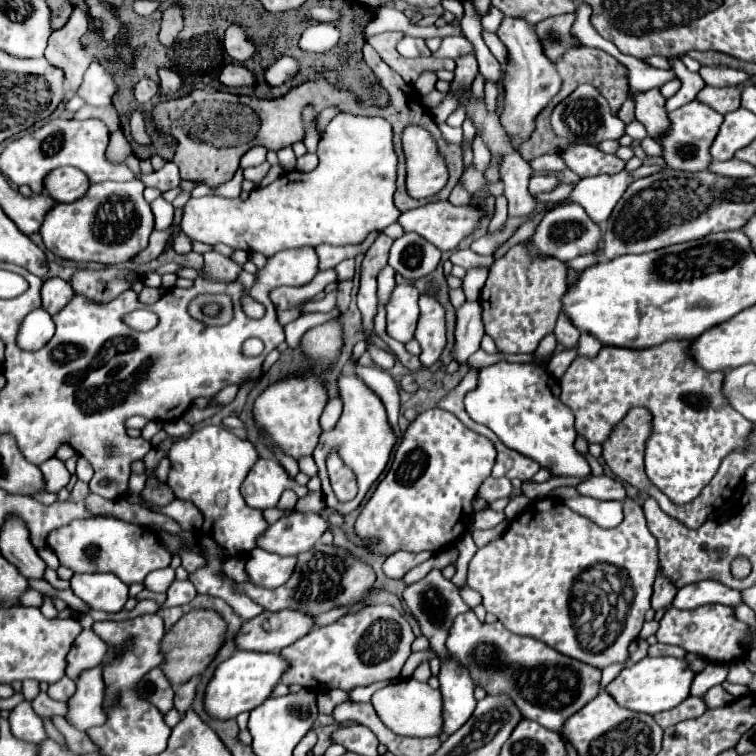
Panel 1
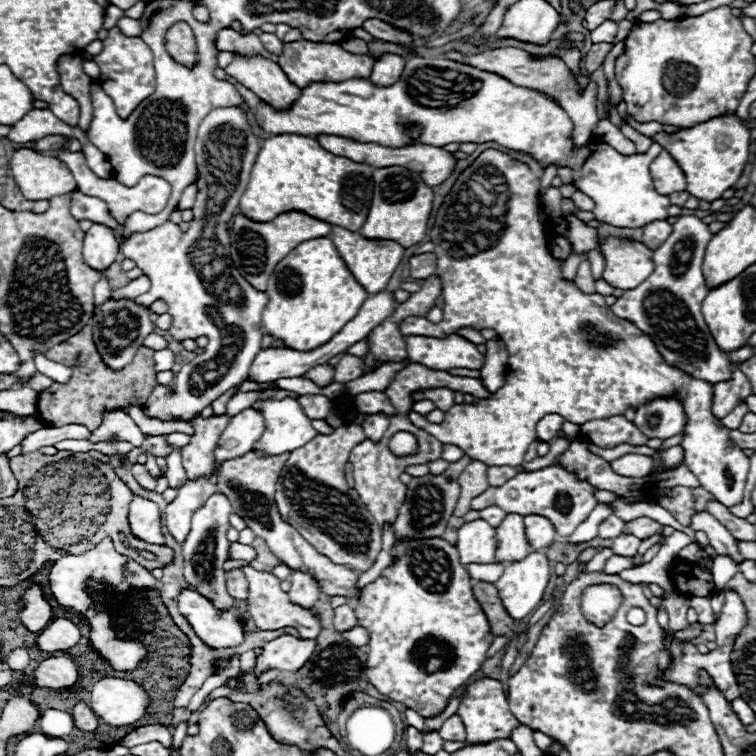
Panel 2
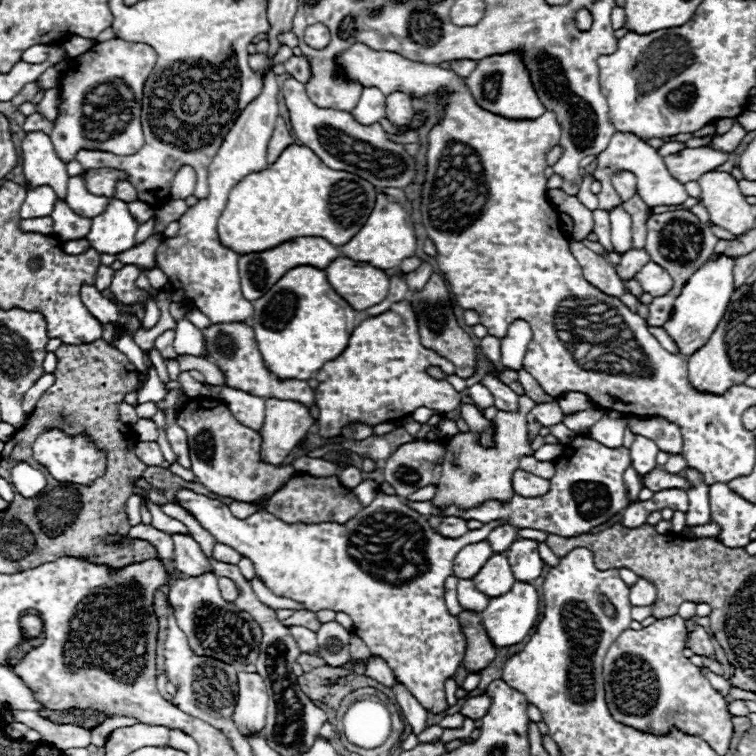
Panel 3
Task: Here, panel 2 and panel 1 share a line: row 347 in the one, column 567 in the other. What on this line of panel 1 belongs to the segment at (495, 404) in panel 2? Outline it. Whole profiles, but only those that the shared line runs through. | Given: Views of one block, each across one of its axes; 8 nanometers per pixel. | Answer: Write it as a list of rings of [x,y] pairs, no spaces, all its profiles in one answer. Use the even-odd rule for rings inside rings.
[[[550,498],[536,500],[516,520],[510,522],[508,530],[500,538],[496,538],[492,542],[488,542],[486,546],[478,548],[478,552],[474,554],[474,558],[468,564],[468,580],[466,580],[468,586],[474,588],[476,592],[480,592],[482,604],[484,604],[486,612],[494,614],[510,632],[516,632],[520,636],[538,638],[538,640],[546,642],[548,646],[552,646],[554,650],[558,650],[558,652],[562,652],[562,654],[566,654],[570,658],[588,662],[592,666],[600,668],[600,670],[606,668],[612,662],[624,662],[624,660],[628,660],[628,646],[638,636],[638,632],[640,632],[640,628],[644,624],[644,614],[650,608],[652,584],[654,584],[654,578],[656,578],[656,572],[658,572],[658,542],[656,542],[656,538],[652,538],[652,532],[646,526],[646,518],[644,518],[642,506],[638,502],[634,502],[632,498],[626,498],[622,504],[624,504],[624,514],[626,514],[624,522],[620,526],[612,528],[612,530],[606,530],[606,528],[596,526],[588,518],[572,512],[568,506],[564,506],[560,502],[552,502]]]

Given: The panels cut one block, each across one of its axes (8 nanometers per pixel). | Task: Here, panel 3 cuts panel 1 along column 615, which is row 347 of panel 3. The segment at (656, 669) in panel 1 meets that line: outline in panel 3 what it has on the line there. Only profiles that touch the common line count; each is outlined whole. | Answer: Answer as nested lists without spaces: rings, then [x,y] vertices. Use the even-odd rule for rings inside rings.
[[[712,256],[702,268],[698,268],[690,276],[690,282],[686,282],[686,286],[682,288],[678,302],[674,302],[674,318],[670,318],[664,330],[672,336],[684,356],[690,356],[694,350],[706,344],[706,340],[722,320],[722,314],[726,312],[726,306],[734,292],[734,264],[736,260],[730,256]]]

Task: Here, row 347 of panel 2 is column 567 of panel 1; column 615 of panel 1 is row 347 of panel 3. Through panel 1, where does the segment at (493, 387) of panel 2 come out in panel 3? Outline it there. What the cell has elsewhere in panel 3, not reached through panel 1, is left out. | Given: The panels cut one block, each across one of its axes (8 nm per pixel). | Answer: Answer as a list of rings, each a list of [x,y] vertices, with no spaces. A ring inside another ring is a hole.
[[[524,320],[510,324],[508,334],[502,338],[502,364],[510,370],[520,370],[530,340],[532,330]]]

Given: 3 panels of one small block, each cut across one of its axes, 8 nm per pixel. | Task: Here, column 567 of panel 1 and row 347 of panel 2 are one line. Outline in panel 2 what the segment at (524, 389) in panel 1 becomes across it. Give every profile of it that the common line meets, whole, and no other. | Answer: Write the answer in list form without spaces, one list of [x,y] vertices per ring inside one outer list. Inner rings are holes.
[[[450,334],[446,338],[406,336],[404,342],[408,360],[422,364],[430,370],[480,370],[484,366],[484,354],[478,352],[476,344],[456,334]]]

